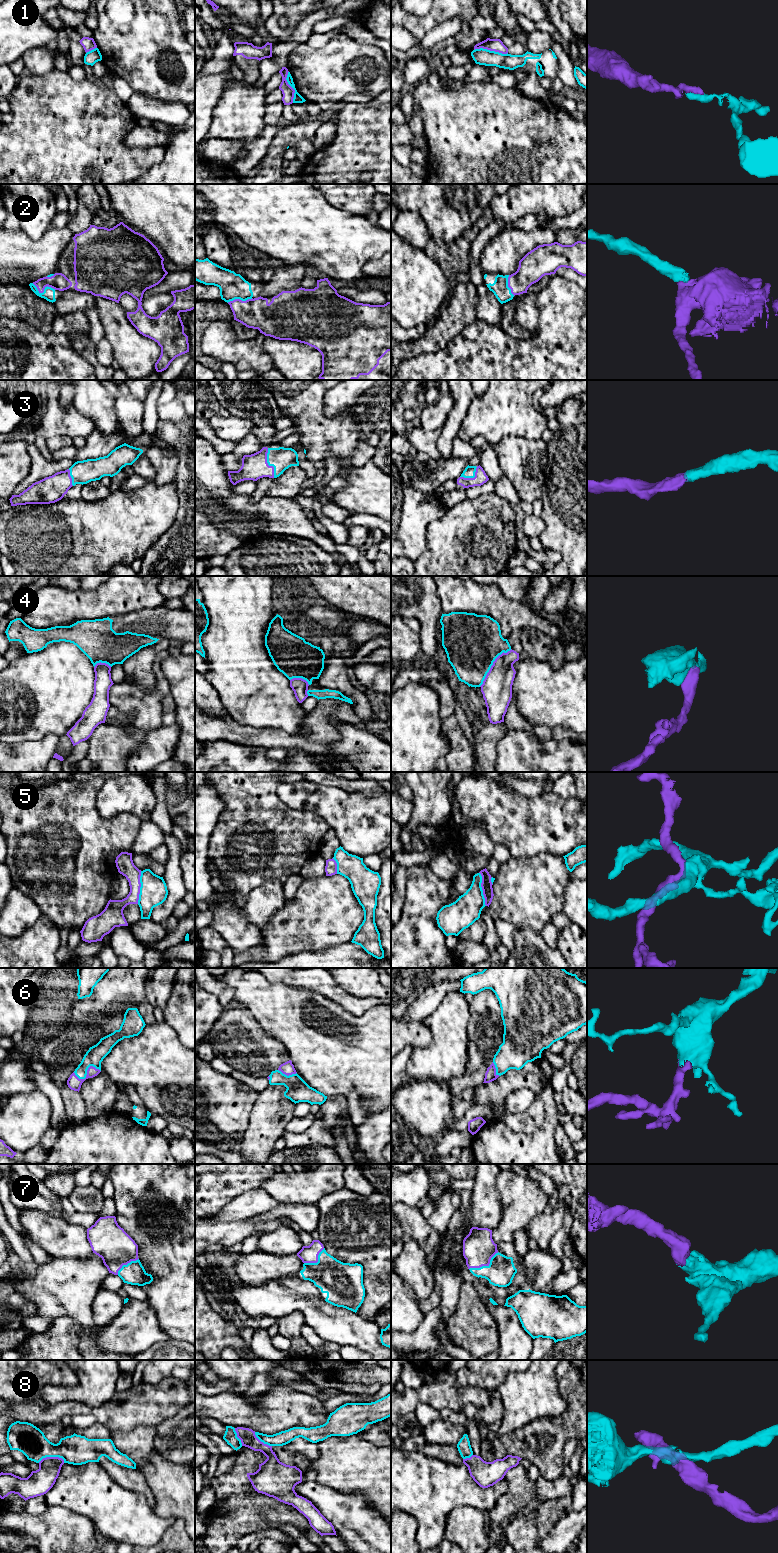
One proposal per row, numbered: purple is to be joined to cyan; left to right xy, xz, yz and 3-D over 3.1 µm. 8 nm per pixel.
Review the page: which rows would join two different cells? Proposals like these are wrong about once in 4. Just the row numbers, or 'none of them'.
1, 4, 5, 8

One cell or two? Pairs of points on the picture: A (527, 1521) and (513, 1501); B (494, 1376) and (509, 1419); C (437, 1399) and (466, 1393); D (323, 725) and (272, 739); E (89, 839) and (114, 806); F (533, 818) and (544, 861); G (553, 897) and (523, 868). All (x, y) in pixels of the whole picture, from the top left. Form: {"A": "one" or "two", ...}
{"A": "two", "B": "two", "C": "one", "D": "one", "E": "two", "F": "two", "G": "one"}

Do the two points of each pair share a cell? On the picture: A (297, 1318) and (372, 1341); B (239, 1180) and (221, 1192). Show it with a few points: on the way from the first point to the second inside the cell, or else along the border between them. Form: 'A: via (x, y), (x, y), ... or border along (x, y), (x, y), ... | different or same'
A: border along (281, 1317), (299, 1311), (303, 1315), (305, 1323) | different
B: via (235, 1183), (230, 1188), (225, 1189) | same

